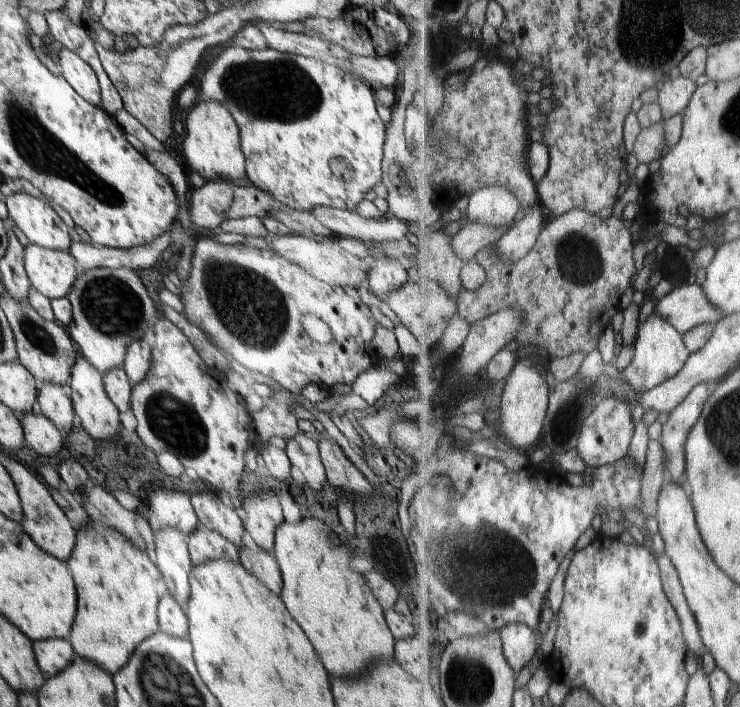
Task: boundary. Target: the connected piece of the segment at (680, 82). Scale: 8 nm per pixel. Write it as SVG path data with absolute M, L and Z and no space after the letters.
M683 74L676 79L668 78L660 90L658 100L663 106L665 118L670 120L680 113L685 113L690 108L699 88L696 80L685 77Z

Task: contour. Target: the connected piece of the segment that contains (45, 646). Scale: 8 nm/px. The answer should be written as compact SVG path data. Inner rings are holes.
M48 639L33 641L32 648L36 657L36 664L45 679L60 674L68 664L72 664L74 649L69 640Z

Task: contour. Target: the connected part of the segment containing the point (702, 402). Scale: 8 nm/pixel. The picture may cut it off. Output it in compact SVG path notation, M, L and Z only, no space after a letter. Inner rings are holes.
M714 383L699 384L688 398L670 414L670 419L664 424L664 439L670 467L671 480L682 482L682 476L687 474L688 457L687 444L692 430L702 414L704 408L714 394Z

